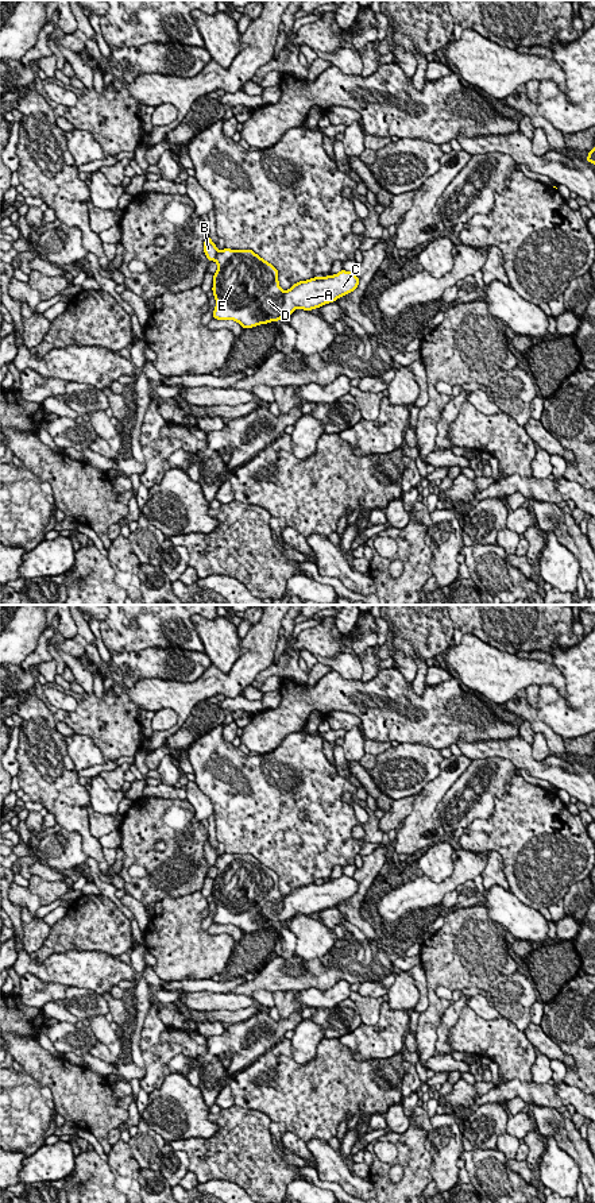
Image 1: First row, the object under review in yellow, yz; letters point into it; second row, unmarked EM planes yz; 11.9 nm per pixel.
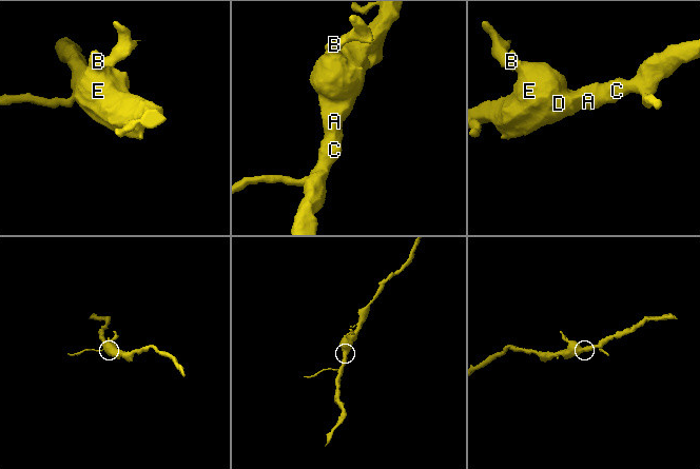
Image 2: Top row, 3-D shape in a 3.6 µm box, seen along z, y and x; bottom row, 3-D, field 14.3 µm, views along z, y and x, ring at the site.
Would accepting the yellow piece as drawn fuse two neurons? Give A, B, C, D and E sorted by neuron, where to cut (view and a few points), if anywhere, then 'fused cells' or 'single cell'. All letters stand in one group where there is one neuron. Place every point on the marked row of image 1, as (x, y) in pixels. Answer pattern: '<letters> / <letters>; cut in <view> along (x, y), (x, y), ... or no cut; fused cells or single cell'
A C D E / B; cut in yz along (217, 251), (213, 259); fused cells

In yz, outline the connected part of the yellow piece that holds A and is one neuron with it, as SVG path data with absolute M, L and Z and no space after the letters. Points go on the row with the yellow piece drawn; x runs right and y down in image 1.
M252 250L217 251L213 275L216 308L212 319L235 320L243 328L289 317L297 308L312 311L353 292L359 278L341 270L282 290L278 270Z

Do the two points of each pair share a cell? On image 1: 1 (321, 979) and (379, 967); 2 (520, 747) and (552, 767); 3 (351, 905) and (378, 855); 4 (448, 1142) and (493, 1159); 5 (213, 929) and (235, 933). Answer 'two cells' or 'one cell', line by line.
1: one cell
2: one cell
3: one cell
4: two cells
5: one cell

